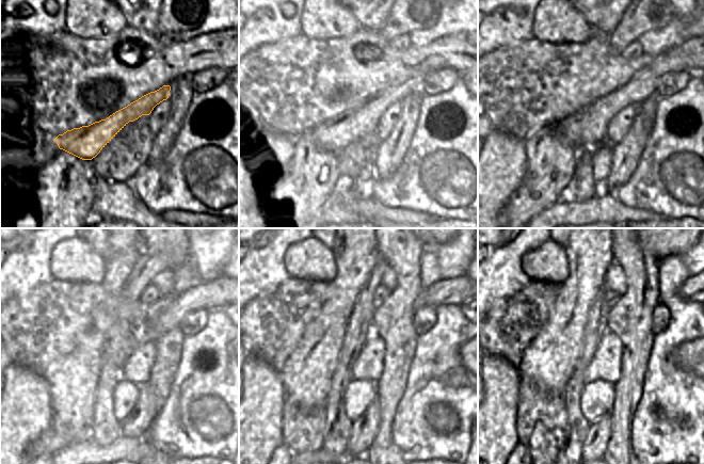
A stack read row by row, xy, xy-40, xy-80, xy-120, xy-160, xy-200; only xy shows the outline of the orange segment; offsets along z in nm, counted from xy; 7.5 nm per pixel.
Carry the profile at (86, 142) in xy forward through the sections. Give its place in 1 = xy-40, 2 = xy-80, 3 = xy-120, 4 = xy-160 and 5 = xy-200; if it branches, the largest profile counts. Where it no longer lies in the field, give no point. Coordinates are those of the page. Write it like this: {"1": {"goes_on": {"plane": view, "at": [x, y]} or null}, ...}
{"1": {"goes_on": {"plane": "xy-40", "at": [334, 134]}}, "2": {"goes_on": {"plane": "xy-80", "at": [577, 129]}}, "3": {"goes_on": {"plane": "xy-120", "at": [207, 296]}}, "4": {"goes_on": {"plane": "xy-160", "at": [456, 291]}}, "5": {"goes_on": {"plane": "xy-200", "at": [694, 289]}}}

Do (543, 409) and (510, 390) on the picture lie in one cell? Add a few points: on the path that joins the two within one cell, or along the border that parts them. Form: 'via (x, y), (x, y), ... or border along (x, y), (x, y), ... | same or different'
border along (518, 376), (518, 401), (515, 419) | different

